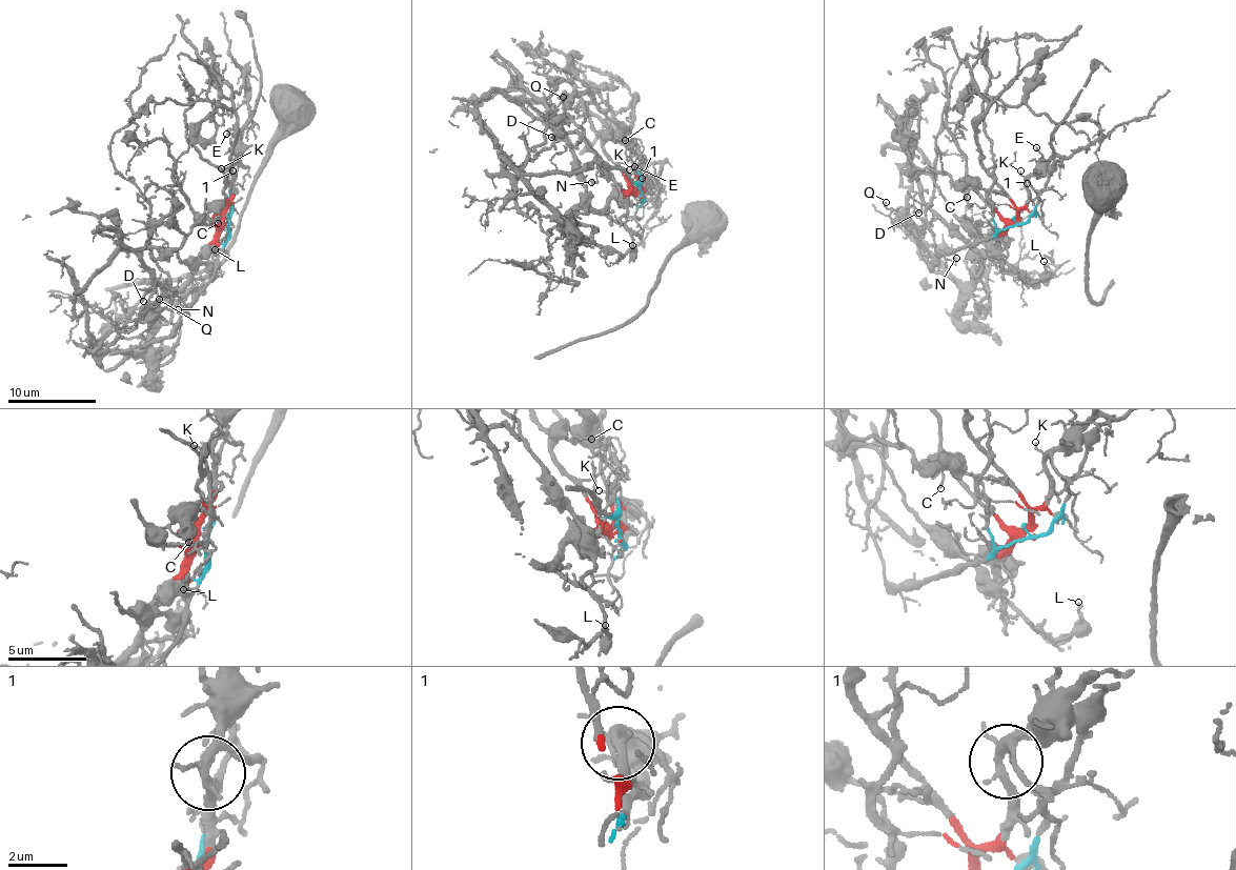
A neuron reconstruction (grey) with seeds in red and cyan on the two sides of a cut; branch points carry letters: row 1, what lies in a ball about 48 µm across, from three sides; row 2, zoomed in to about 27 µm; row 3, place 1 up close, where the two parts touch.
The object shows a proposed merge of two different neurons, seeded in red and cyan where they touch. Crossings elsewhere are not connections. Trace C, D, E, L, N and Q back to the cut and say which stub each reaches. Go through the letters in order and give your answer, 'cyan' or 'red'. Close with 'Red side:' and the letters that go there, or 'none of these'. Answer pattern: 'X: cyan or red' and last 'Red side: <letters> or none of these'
C: red
D: red
E: red
L: red
N: cyan
Q: red
Red side: C, D, E, L, Q

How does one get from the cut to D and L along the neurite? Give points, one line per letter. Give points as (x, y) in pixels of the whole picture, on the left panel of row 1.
D: (228, 220), (197, 261), (195, 272), (174, 292), (175, 297), (167, 288), (153, 284), (142, 301)
L: (228, 220), (220, 228), (211, 247), (217, 259), (211, 278), (208, 276), (215, 278), (216, 249)

